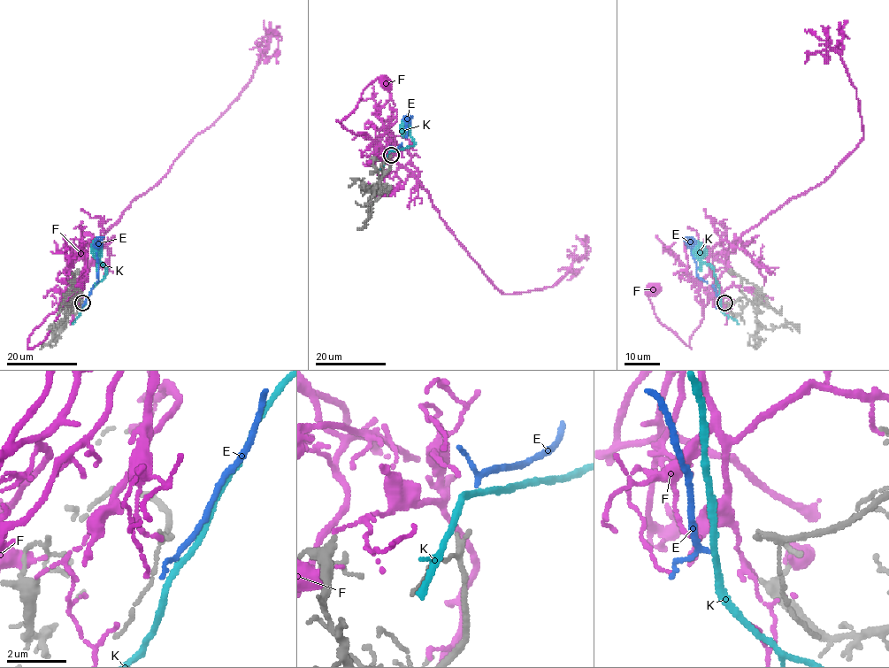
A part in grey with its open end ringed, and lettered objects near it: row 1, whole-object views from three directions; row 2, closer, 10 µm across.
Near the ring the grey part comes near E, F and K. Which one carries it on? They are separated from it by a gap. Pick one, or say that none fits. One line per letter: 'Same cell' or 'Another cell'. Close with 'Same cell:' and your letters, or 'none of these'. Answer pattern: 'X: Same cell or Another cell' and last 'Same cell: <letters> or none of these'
E: Same cell
F: Another cell
K: Another cell
Same cell: E

